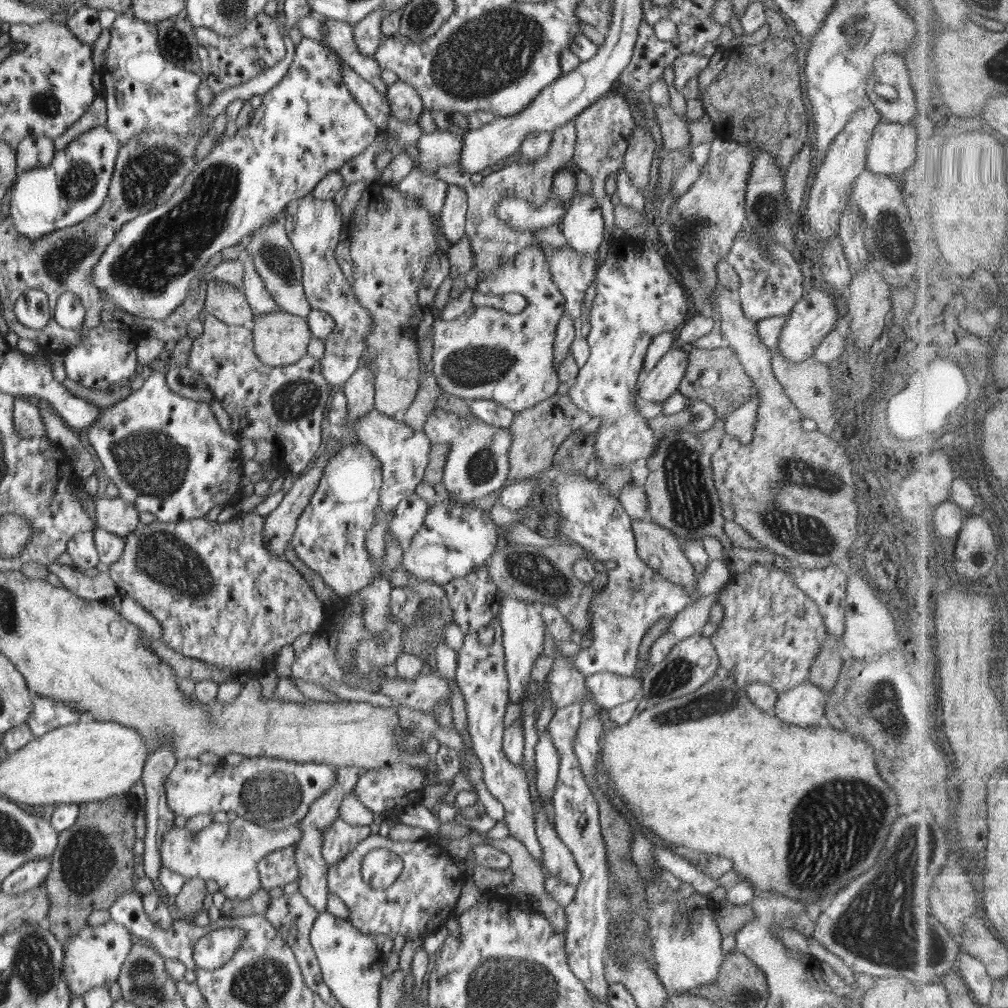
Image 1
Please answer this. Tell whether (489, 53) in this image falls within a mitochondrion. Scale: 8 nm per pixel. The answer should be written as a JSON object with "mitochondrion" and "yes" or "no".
{"mitochondrion":"yes"}

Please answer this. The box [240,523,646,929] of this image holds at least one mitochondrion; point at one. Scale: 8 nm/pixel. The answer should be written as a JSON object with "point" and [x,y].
{"point":[533,572]}

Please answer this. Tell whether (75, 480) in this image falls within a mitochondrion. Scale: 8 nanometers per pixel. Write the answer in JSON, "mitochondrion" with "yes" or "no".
{"mitochondrion":"no"}

